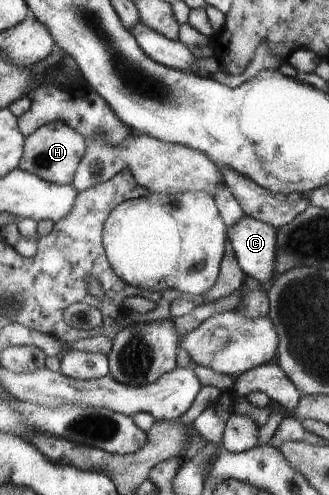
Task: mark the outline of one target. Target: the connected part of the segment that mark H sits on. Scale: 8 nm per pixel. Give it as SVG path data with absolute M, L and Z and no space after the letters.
M55 120L39 126L31 135L26 137L23 146L23 158L20 159L18 168L34 173L42 180L59 185L70 184L75 178L75 172L86 154L88 140L71 125L63 120Z

